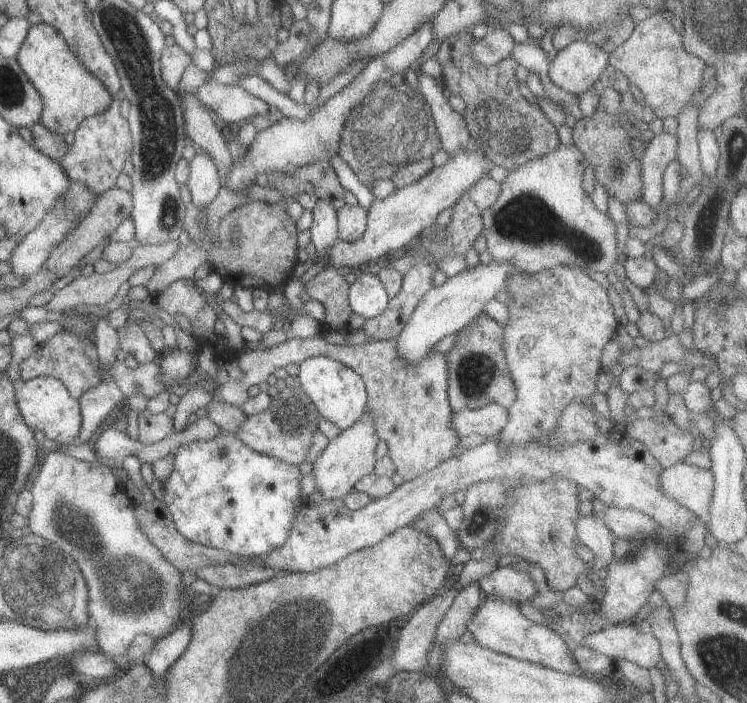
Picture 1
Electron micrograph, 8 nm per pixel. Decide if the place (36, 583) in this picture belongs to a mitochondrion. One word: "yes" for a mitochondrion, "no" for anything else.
yes

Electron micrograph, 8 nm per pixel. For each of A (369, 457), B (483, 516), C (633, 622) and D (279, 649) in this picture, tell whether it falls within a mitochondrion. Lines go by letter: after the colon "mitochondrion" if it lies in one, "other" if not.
A: other
B: other
C: other
D: mitochondrion

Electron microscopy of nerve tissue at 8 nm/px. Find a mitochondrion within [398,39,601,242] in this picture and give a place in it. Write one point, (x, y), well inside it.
(497, 131)

